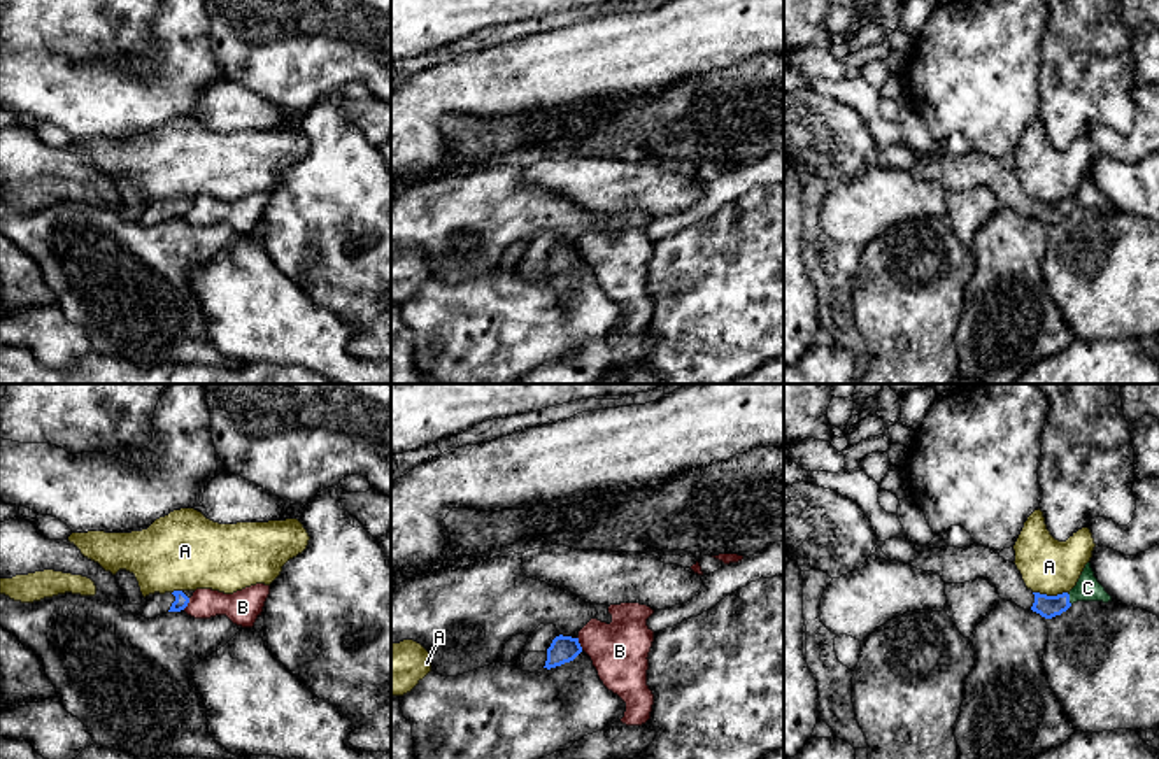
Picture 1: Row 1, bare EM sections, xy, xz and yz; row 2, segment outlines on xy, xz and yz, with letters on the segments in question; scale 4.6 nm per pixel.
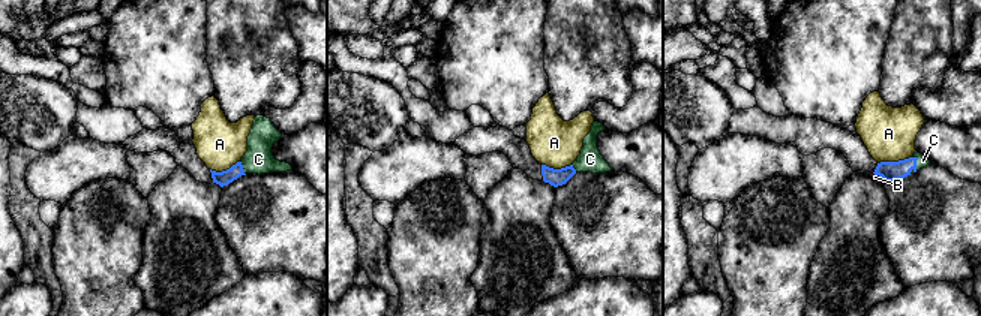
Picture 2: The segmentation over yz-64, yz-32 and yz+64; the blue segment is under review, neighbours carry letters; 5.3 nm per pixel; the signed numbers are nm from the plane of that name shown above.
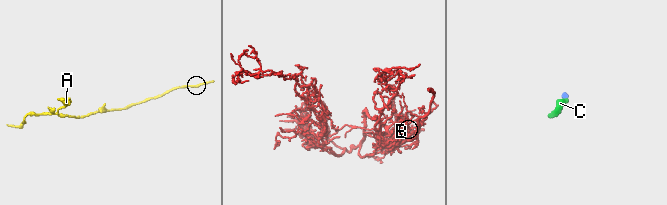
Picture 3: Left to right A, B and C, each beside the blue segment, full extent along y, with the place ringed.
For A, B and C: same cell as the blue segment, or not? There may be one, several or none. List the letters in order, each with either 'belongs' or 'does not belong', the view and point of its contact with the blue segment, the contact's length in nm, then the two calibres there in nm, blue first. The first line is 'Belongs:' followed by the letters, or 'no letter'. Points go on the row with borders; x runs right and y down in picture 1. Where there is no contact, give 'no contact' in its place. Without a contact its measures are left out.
Belongs: C
A: does not belong; meets blue in yz at (1051, 596); contact 160 nm long; 100 nm thick on the blue side, 260 nm on the other
B: does not belong; meets blue in xz at (579, 644); contact 70 nm long; 130 nm thick on the blue side, 260 nm on the other
C: belongs; meets blue in yz at (1068, 598); contact 60 nm long; 100 nm thick on the blue side, 120 nm on the other

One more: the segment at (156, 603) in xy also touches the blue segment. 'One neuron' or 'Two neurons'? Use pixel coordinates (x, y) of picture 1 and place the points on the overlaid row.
One neuron

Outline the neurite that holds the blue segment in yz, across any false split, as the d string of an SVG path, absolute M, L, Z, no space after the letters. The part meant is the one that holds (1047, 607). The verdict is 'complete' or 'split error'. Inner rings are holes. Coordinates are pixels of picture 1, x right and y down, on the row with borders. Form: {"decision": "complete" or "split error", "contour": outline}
{"decision": "split error", "contour": "M891 538L885 542L877 542L877 545L871 550L873 556L878 547L891 561L899 561L922 571L933 571L940 575L945 584L964 584L975 578L985 578L998 589L1001 599L1008 599L1024 610L1033 610L1045 619L1061 615L1077 601L1103 601L1103 603L1112 601L1112 596L1094 577L1091 563L1085 564L1077 585L1070 592L1047 596L1047 594L1033 592L1031 589L1026 587L1015 563L1005 561L998 552L982 547L978 543L963 549L956 549L949 545L942 549L929 549L928 545L919 547L917 543L907 538Z"}

